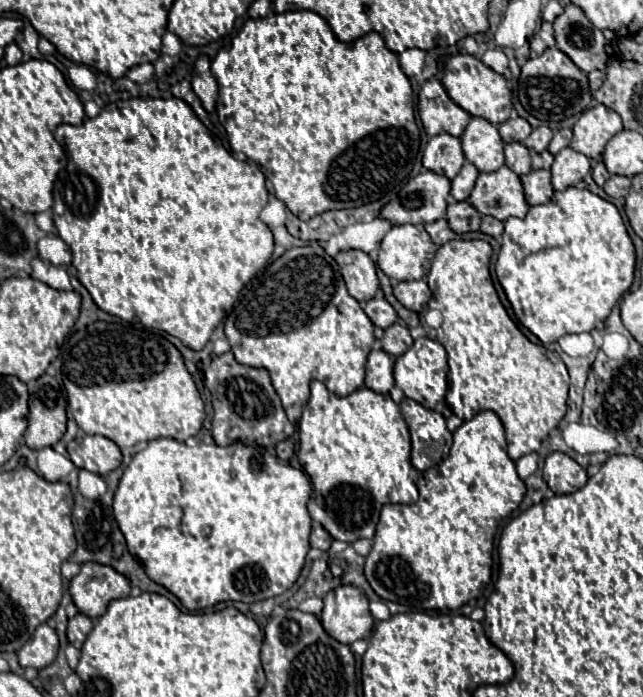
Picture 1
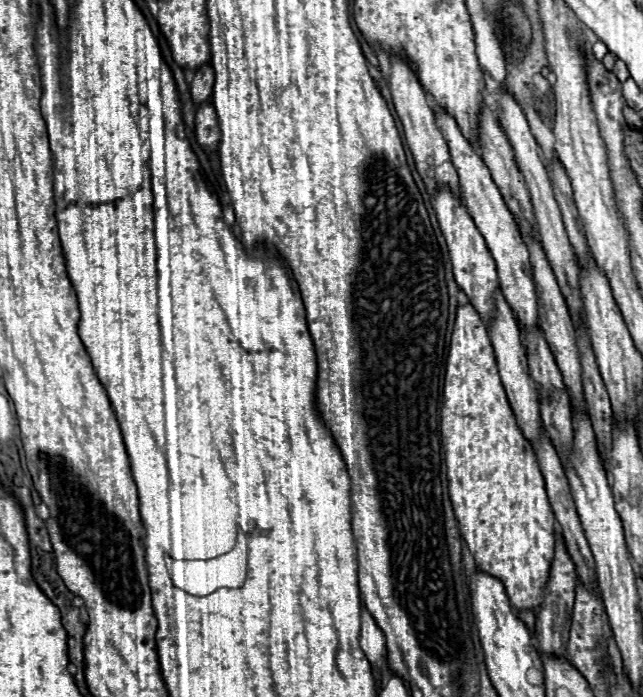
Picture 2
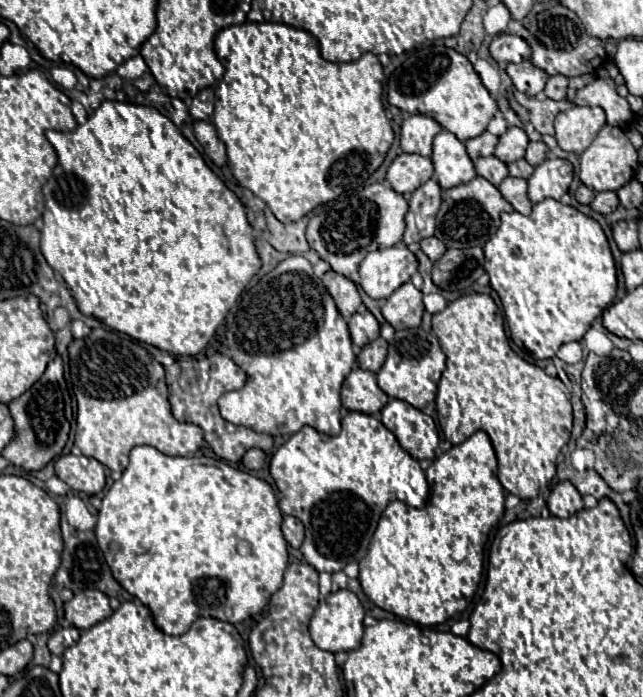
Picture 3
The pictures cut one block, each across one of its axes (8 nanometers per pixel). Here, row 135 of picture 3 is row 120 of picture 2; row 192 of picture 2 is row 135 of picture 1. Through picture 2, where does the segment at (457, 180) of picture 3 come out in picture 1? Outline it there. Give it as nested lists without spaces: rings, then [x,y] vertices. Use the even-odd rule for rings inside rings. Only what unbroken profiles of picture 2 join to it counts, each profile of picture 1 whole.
[[[472,118],[466,132],[460,136],[464,156],[480,172],[494,172],[504,164],[504,142],[498,128],[484,118]]]

